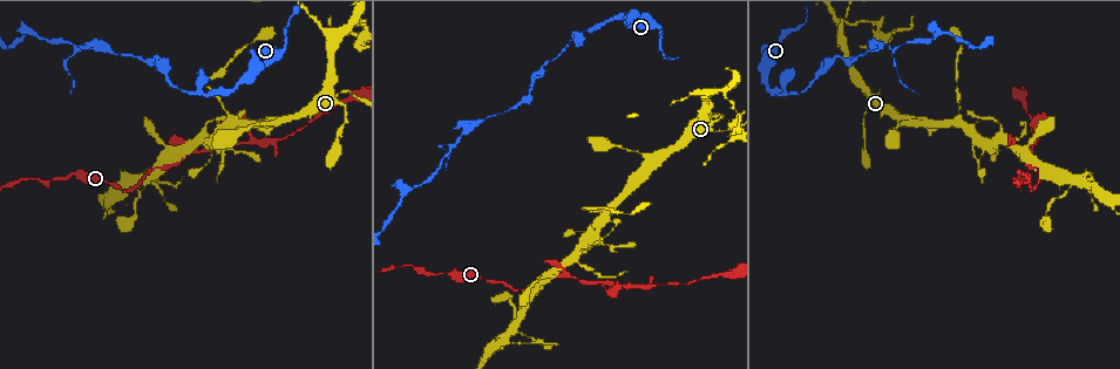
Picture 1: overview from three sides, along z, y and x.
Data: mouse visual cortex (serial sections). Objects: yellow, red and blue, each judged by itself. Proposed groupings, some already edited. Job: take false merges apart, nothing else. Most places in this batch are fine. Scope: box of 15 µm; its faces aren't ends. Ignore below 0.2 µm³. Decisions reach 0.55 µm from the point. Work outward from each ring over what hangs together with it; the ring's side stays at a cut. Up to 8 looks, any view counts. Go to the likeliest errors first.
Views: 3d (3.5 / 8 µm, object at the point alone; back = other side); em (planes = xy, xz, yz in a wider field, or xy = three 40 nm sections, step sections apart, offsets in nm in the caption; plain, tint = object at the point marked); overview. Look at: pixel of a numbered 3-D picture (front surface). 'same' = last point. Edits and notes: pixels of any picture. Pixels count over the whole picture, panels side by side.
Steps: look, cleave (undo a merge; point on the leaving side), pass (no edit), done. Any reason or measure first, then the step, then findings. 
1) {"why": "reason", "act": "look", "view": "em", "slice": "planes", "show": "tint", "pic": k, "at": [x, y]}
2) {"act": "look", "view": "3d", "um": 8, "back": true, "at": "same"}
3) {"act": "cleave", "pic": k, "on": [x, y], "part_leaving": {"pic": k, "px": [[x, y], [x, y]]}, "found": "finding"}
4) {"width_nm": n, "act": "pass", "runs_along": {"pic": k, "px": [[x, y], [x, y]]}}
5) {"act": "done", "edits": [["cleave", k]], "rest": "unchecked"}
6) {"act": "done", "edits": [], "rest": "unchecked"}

{"why": "calibre changes", "act": "look", "view": "3d", "um": 3.5, "pic": 1, "at": [449, 275]}

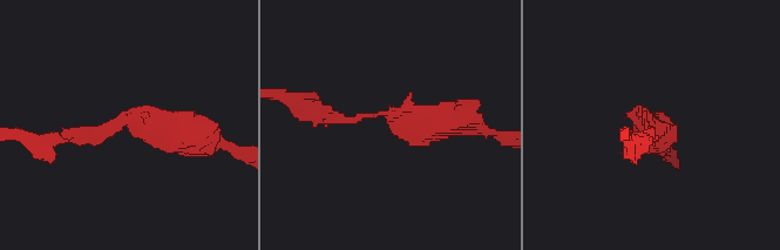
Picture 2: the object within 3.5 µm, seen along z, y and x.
{"act": "pass", "runs_along": {"pic": 2, "px": [[453, 117], [334, 120], [305, 105]]}, "found": "continuous, no second cell"}

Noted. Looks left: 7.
{"why": "side arm on a straight run", "act": "look", "view": "em", "slice": "xy", "step": 5, "show": "tint", "pic": 1, "at": [837, 21]}

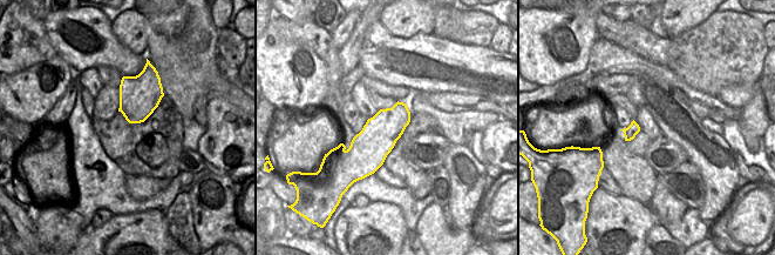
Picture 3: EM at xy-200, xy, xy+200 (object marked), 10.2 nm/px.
{"why": "wider look", "act": "look", "view": "3d", "um": 3.5, "back": true, "at": "same"}

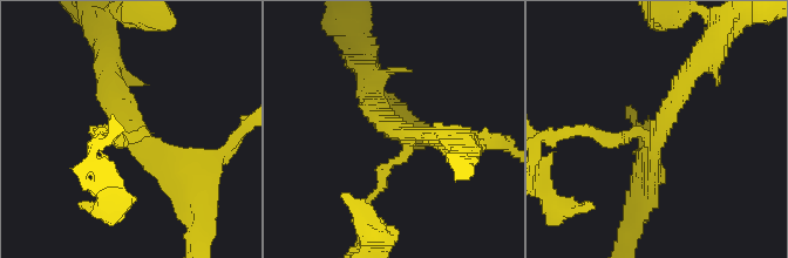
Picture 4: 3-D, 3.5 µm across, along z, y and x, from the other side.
{"width_nm": 380, "act": "pass", "runs_along": {"pic": 4, "px": [[196, 187], [142, 133], [109, 133]]}, "found": "all the same cell"}

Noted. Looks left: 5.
{"why": "thin neck", "act": "look", "view": "3d", "um": 3.5, "pic": 1, "at": [152, 59]}

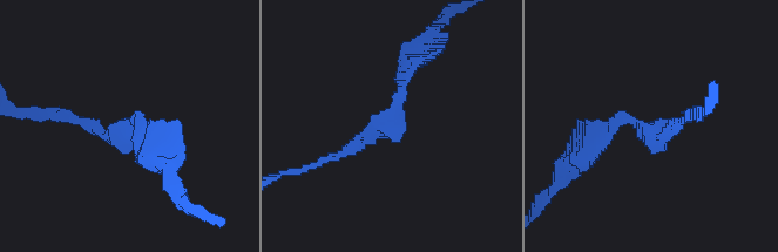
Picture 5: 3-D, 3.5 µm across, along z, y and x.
{"act": "look", "view": "em", "slice": "xy", "step": 1, "show": "tint", "pic": 5, "at": [638, 125]}

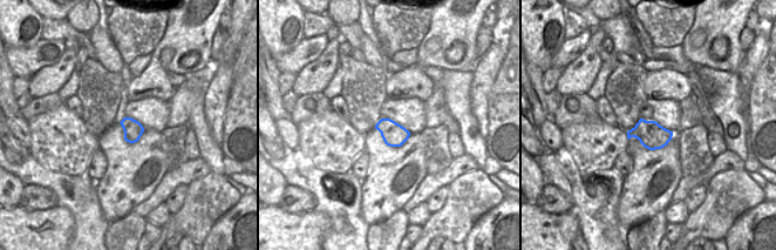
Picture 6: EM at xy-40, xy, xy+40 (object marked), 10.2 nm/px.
{"act": "pass", "found": "one cell here"}

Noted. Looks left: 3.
{"why": "thin neck", "act": "look", "view": "3d", "um": 3.5, "pic": 1, "at": [1038, 169]}

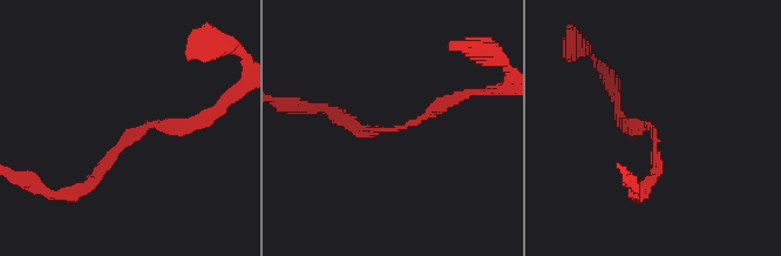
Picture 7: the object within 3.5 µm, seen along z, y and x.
{"arm_widths_nm": [150, 200], "why": "need the tissue", "act": "look", "view": "em", "slice": "planes", "show": "plain", "pic": 7, "at": [654, 136]}

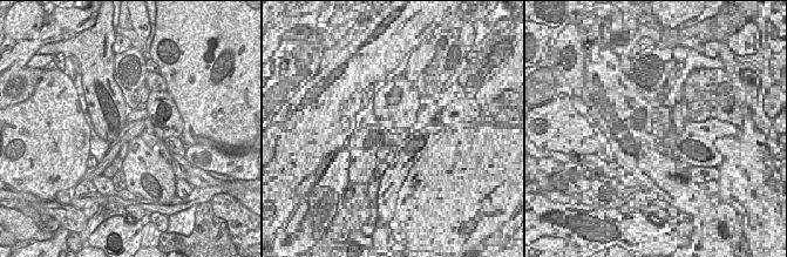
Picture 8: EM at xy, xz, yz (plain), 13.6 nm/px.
{"act": "look", "view": "em", "slice": "planes", "show": "tint", "at": "same"}

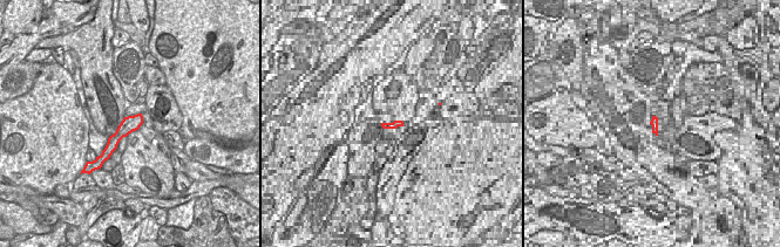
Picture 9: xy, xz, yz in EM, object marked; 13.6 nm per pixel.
{"act": "pass", "found": "one cell here"}

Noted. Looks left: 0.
{"act": "done", "edits": [], "rest": "unchecked"}

